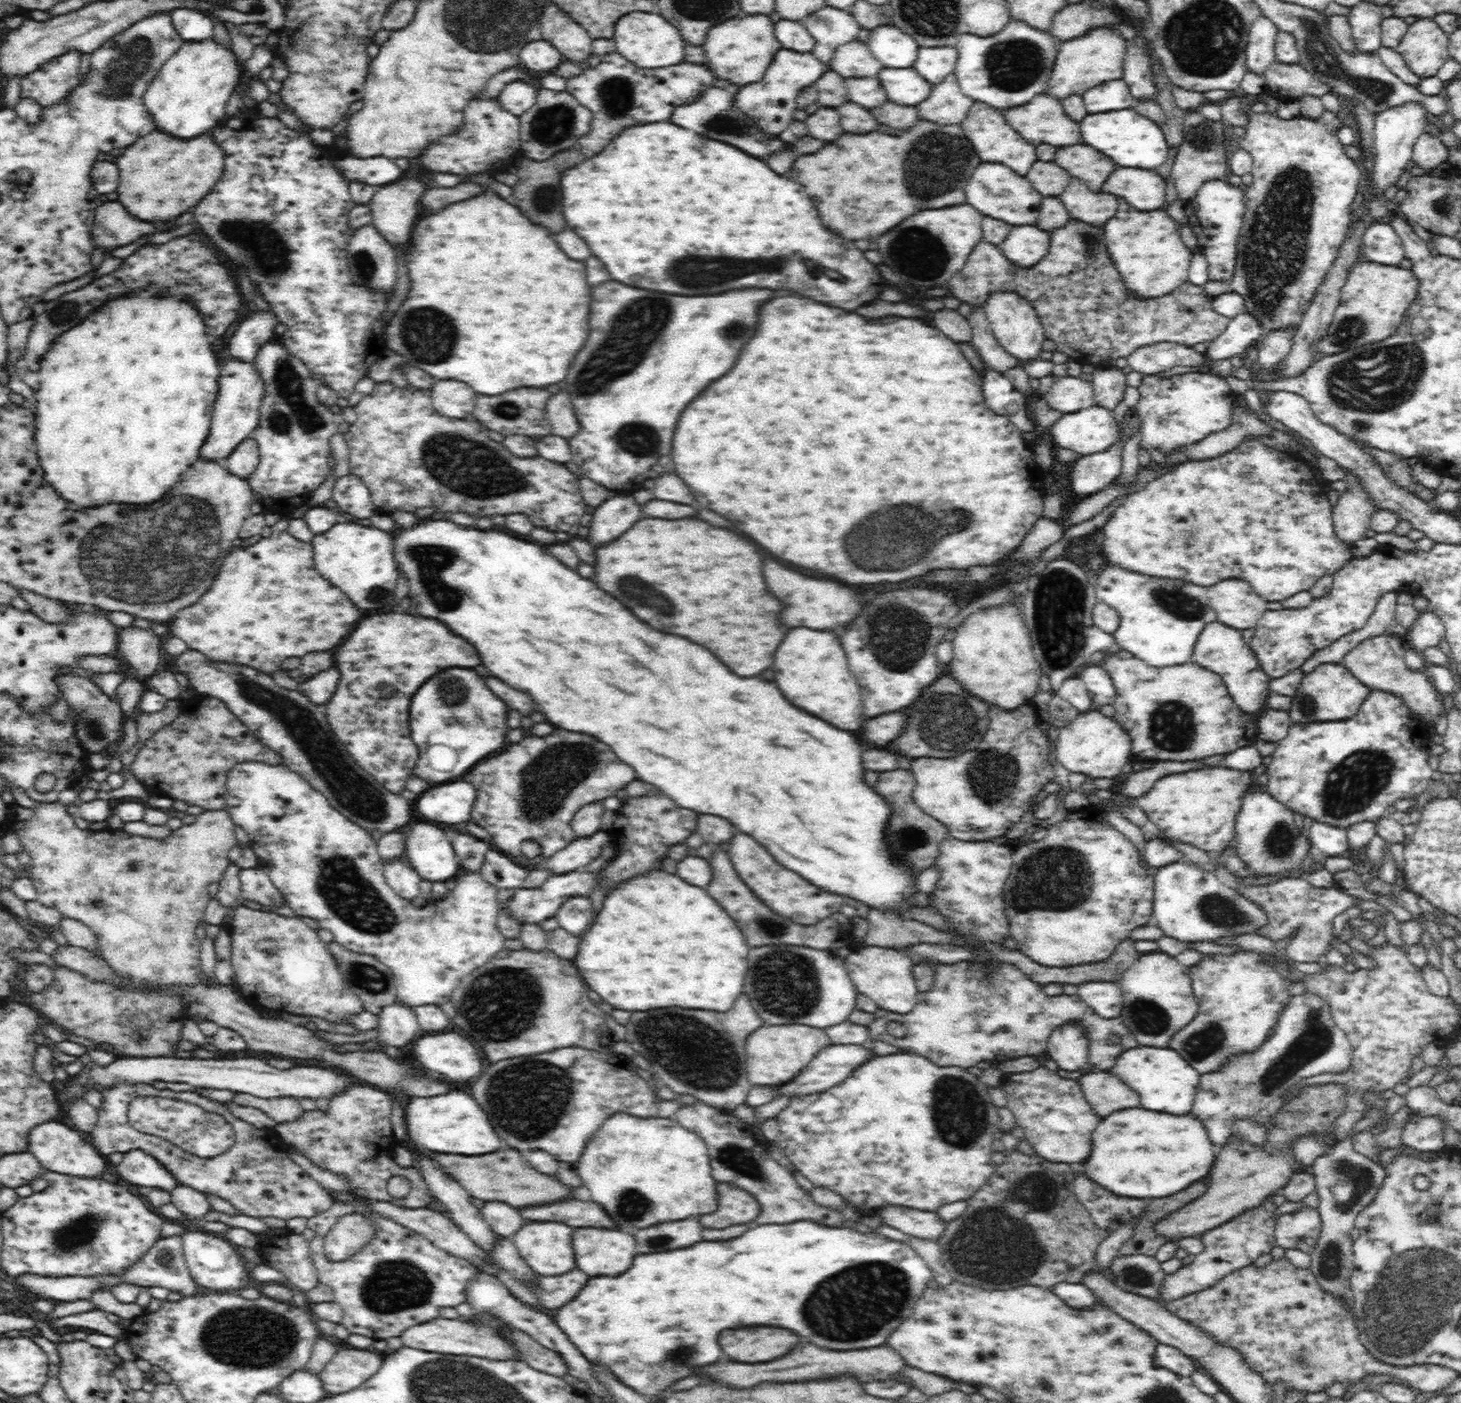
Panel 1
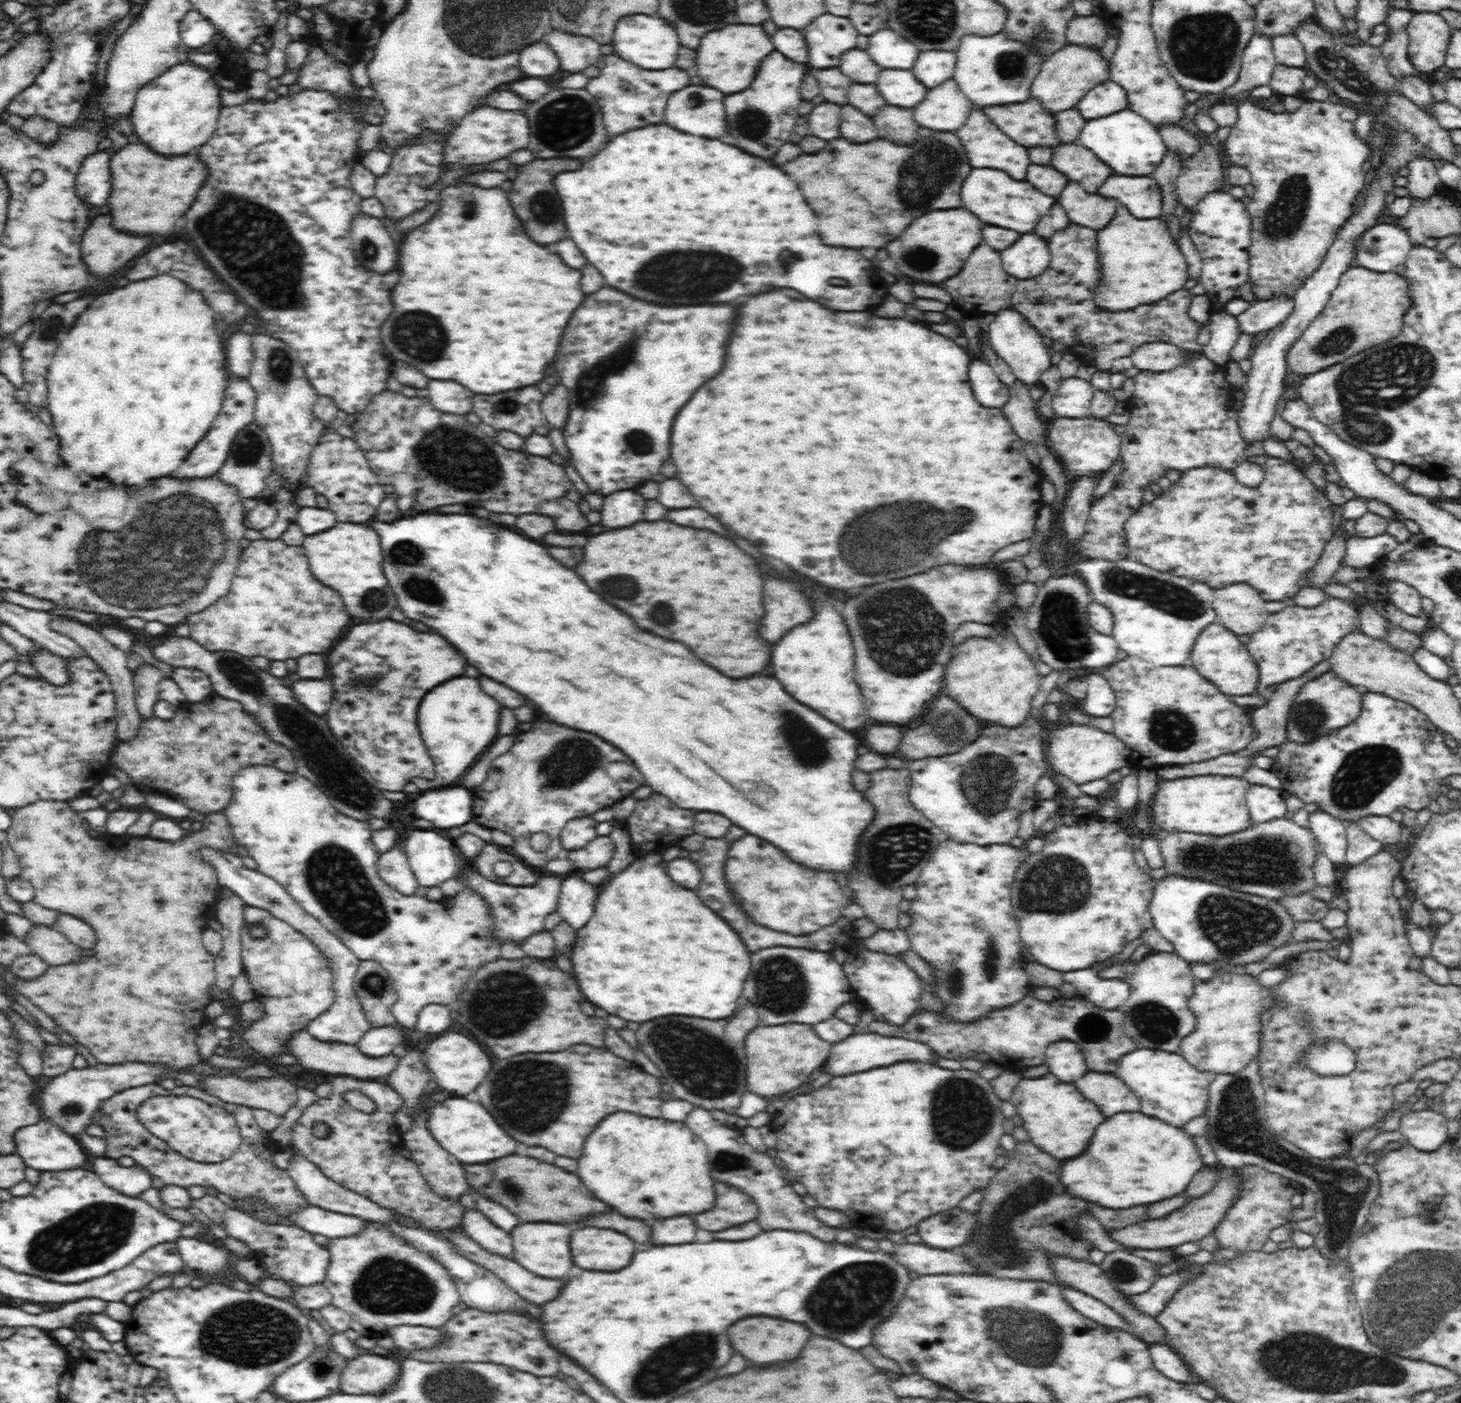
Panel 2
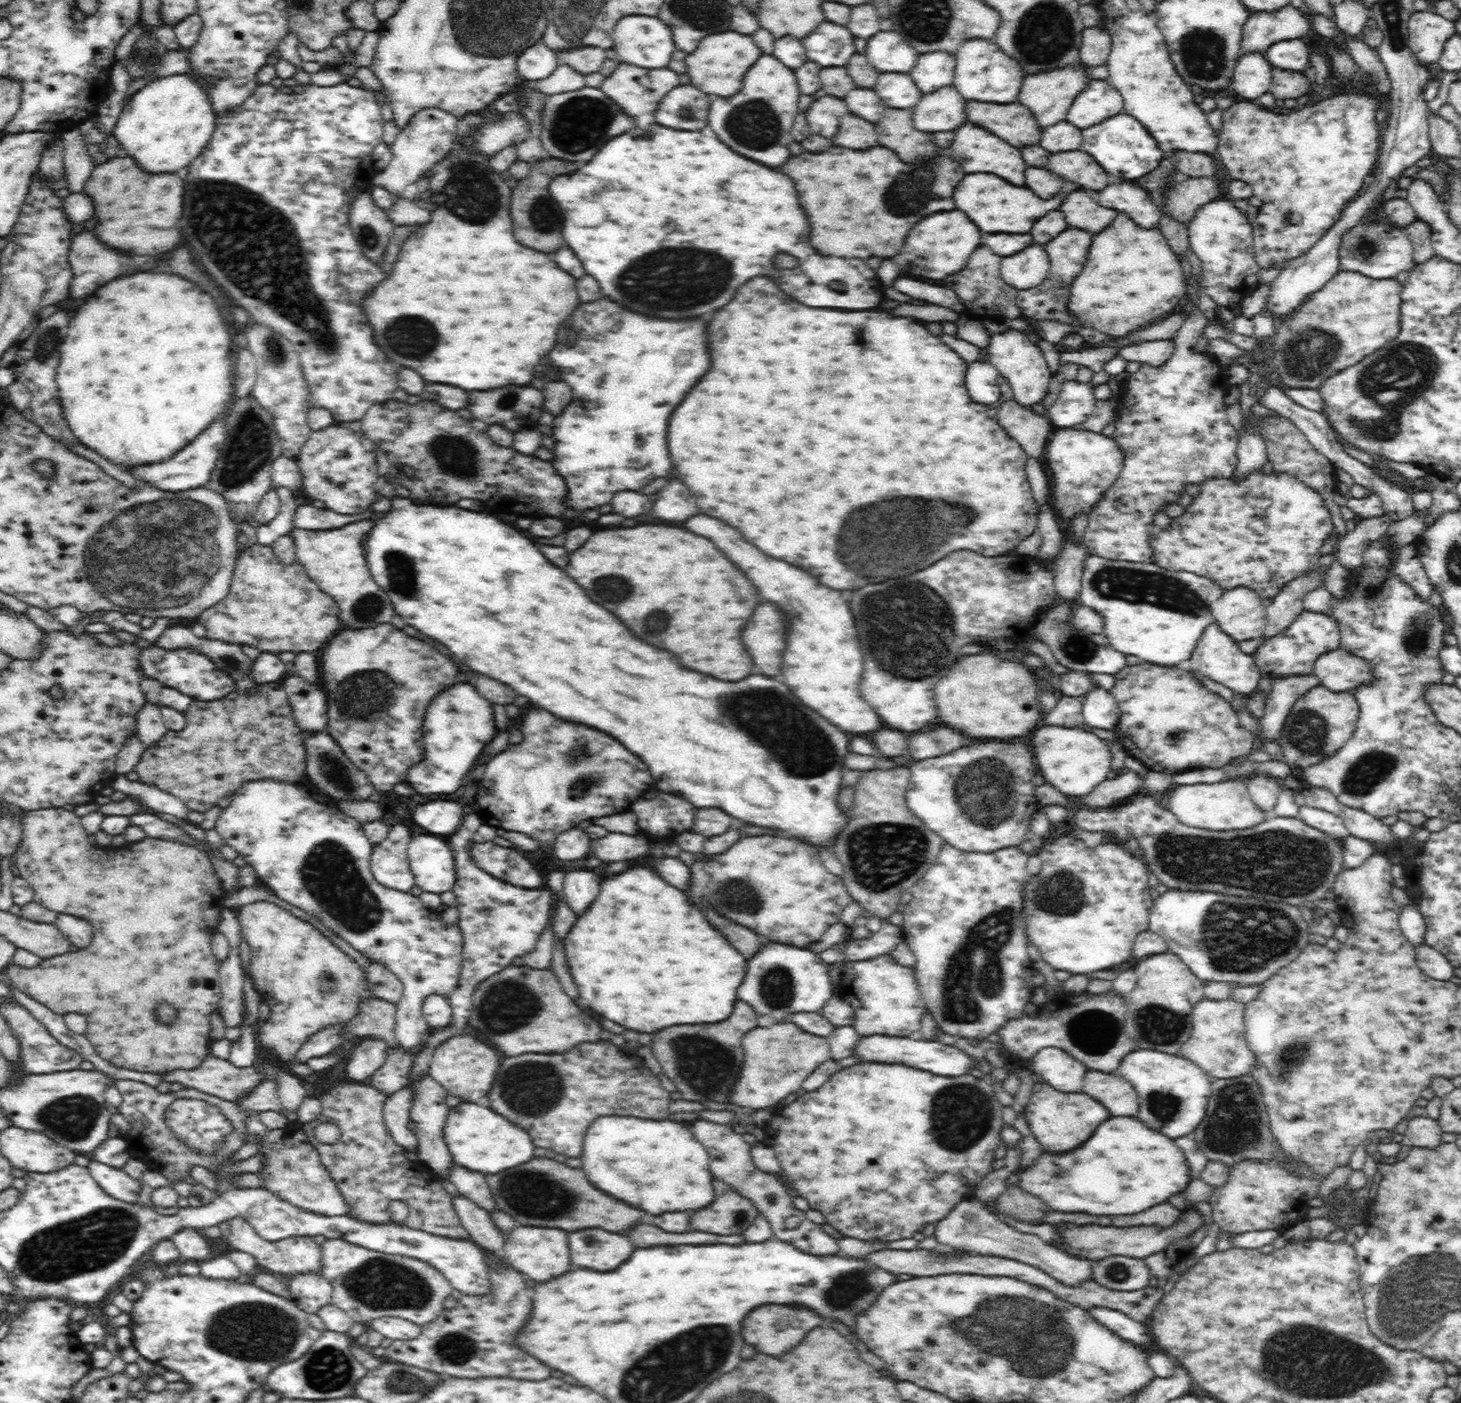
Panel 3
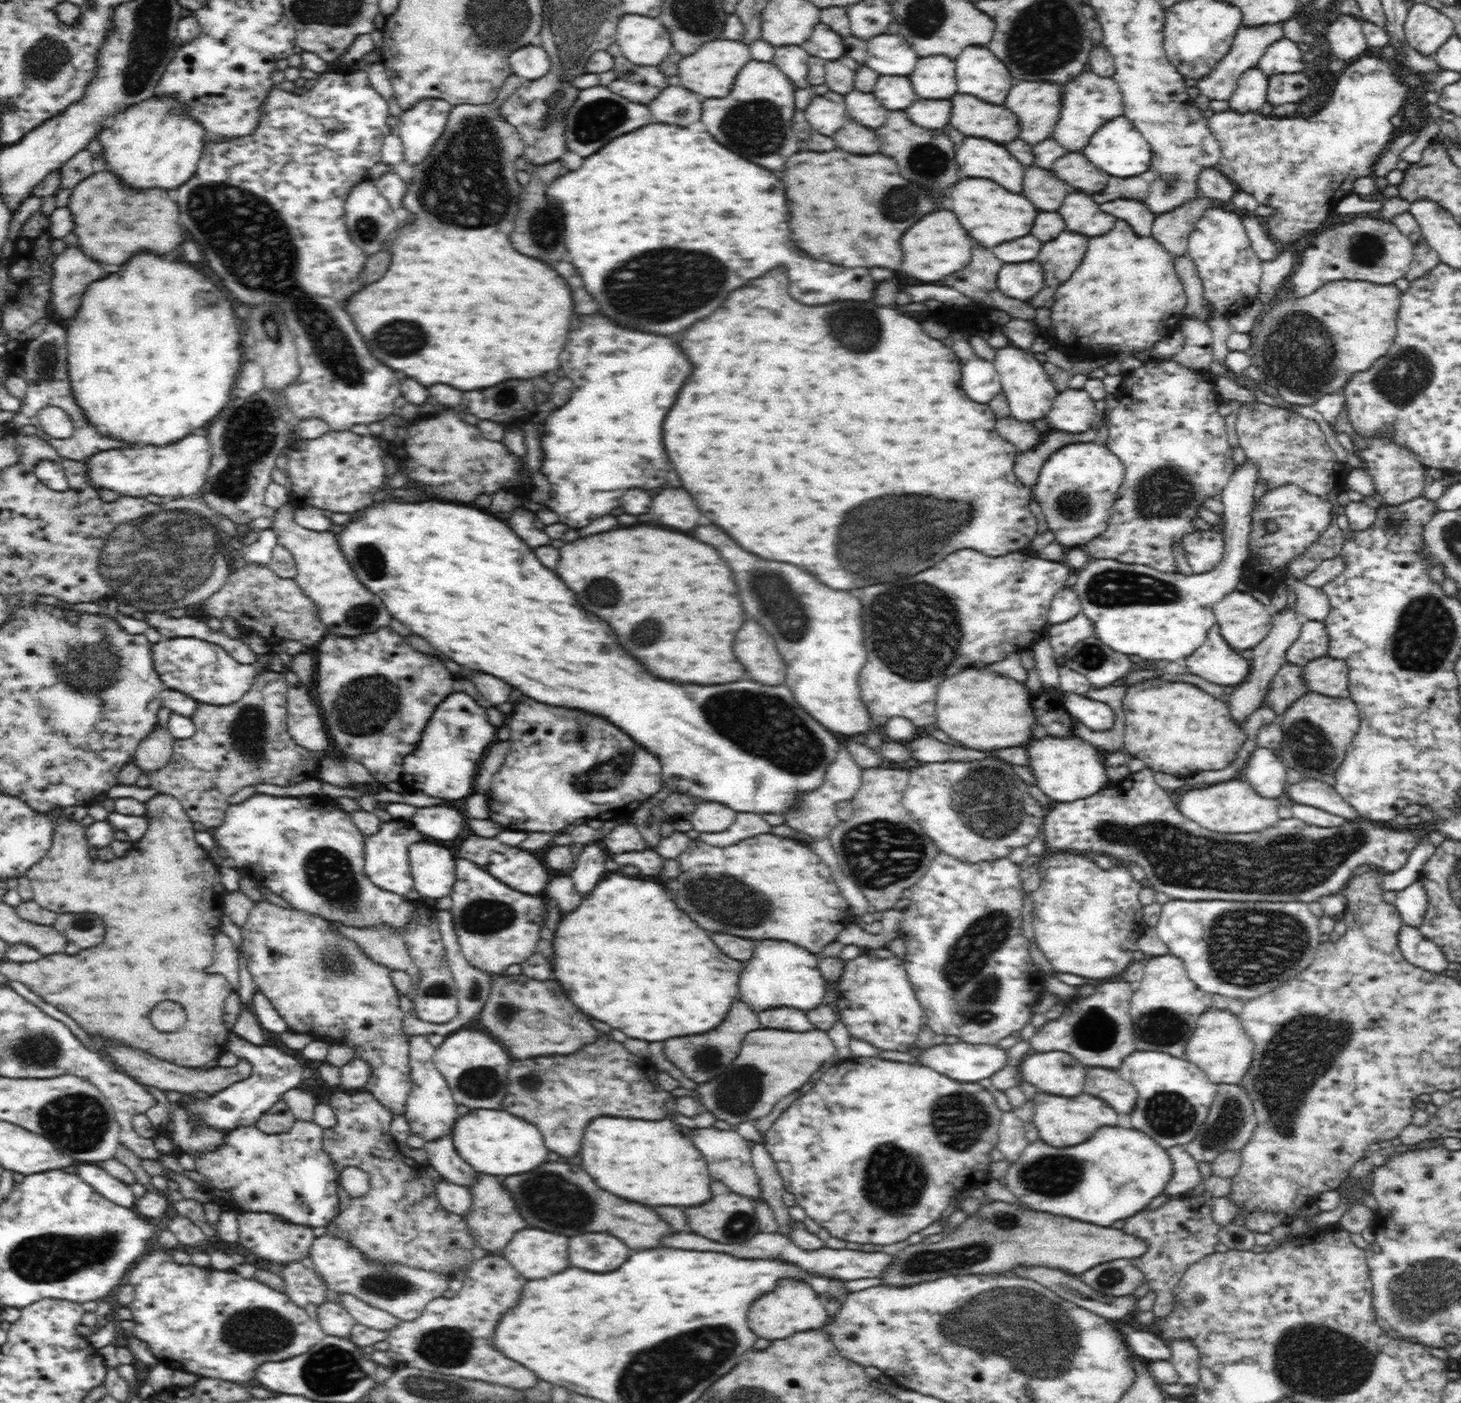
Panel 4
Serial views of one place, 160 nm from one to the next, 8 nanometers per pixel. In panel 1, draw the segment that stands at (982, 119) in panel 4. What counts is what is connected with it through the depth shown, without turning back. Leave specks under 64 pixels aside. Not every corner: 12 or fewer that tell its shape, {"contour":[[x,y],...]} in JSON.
{"contour":[[1048,94],[1002,112],[1030,144],[1080,144],[1080,128]]}

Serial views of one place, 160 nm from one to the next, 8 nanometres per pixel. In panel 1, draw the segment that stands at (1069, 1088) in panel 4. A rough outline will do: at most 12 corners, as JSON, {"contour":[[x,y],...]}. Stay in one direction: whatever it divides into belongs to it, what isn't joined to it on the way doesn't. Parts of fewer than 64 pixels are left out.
{"contour":[[1078,1024],[1050,1035],[1046,1054],[1060,1070],[1088,1063],[1088,1038]]}

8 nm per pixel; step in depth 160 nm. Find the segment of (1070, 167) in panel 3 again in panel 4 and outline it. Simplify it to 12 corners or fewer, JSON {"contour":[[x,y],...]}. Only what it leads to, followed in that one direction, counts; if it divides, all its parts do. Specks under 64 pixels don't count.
{"contour":[[1066,154],[1052,166],[1054,174],[1086,194],[1106,188],[1084,154]]}

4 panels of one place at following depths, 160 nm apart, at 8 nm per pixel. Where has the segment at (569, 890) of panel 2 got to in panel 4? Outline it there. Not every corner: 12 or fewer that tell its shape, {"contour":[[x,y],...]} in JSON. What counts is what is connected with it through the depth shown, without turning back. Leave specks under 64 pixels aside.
{"contour":[[588,842],[572,872],[574,888],[588,896],[612,857],[603,842]]}

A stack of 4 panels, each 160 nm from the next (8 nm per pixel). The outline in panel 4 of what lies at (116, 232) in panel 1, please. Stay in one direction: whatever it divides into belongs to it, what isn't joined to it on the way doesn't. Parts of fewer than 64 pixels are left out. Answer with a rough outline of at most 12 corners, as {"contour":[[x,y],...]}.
{"contour":[[65,248],[51,264],[49,300],[60,320],[74,318],[106,266]]}

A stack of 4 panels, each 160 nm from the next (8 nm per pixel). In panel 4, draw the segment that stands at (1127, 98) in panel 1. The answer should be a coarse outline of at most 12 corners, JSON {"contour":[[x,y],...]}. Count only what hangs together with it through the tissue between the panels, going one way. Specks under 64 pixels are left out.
{"contour":[[1085,70],[1059,97],[1054,138],[1078,152],[1122,116],[1113,77]]}

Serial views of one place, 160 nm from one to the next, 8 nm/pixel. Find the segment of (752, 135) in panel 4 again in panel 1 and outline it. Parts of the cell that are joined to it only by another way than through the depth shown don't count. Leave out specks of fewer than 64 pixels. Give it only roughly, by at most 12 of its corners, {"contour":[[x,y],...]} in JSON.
{"contour":[[780,50],[736,108],[762,134],[792,120],[798,92],[828,70],[810,52]]}

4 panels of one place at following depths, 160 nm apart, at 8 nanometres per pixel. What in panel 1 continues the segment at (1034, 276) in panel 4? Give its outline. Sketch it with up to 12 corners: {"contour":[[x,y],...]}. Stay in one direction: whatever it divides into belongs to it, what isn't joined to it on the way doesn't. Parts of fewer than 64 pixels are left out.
{"contour":[[1012,228],[1000,244],[1017,267],[1033,267],[1049,250],[1050,234]]}

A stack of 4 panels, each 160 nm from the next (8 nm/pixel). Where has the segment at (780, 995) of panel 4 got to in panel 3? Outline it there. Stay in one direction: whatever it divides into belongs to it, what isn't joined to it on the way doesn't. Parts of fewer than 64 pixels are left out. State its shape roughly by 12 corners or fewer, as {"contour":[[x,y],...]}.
{"contour":[[768,944],[738,998],[784,1022],[836,992],[818,953]]}

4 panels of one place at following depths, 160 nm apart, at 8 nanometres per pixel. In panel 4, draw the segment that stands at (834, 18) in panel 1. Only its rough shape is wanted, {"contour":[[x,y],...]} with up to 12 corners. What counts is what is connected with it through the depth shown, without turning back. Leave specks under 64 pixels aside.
{"contour":[[816,26],[801,47],[809,56],[844,56],[840,35]]}

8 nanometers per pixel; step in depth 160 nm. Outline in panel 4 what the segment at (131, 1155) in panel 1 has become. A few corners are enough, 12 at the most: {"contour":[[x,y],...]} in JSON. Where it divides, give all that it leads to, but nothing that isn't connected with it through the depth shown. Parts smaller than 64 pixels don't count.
{"contour":[[84,1163],[74,1172],[95,1192],[125,1208],[137,1198],[131,1186],[99,1164]]}

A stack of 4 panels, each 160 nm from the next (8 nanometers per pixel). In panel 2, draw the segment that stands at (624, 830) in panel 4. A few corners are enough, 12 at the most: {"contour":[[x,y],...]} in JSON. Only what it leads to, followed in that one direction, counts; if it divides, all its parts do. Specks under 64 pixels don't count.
{"contour":[[598,836],[563,855],[573,868],[592,870],[614,858],[609,836]]}

